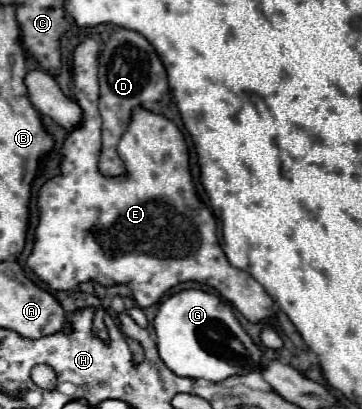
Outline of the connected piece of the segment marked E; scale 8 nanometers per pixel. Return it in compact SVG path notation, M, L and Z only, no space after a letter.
M86 39L74 51L74 91L76 101L84 111L84 121L64 141L62 147L62 175L48 181L40 189L38 207L40 221L36 227L36 243L28 265L34 273L56 291L70 291L84 281L98 281L100 285L124 283L132 289L136 303L144 309L160 301L160 297L180 281L198 281L214 287L226 301L230 301L250 323L260 323L276 317L274 301L264 287L246 271L228 263L220 243L218 227L212 211L200 201L190 173L190 153L182 131L162 115L146 109L134 109L132 121L118 143L118 155L126 163L128 175L122 179L104 177L98 171L98 147L102 147L102 119L98 113L98 51L94 39Z

